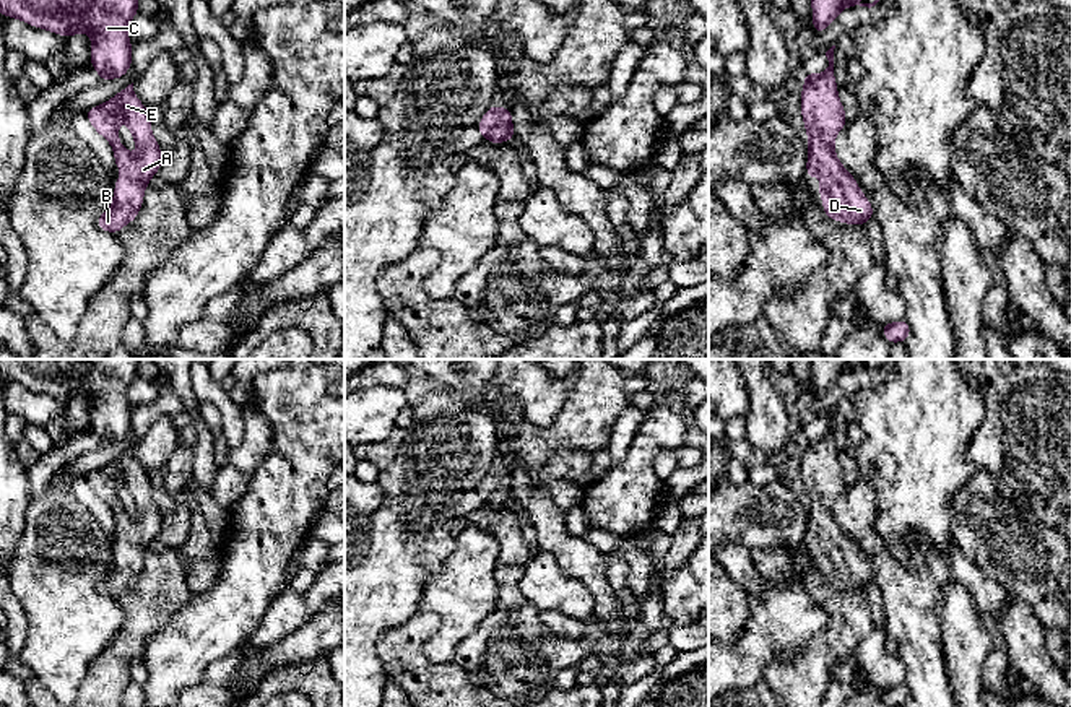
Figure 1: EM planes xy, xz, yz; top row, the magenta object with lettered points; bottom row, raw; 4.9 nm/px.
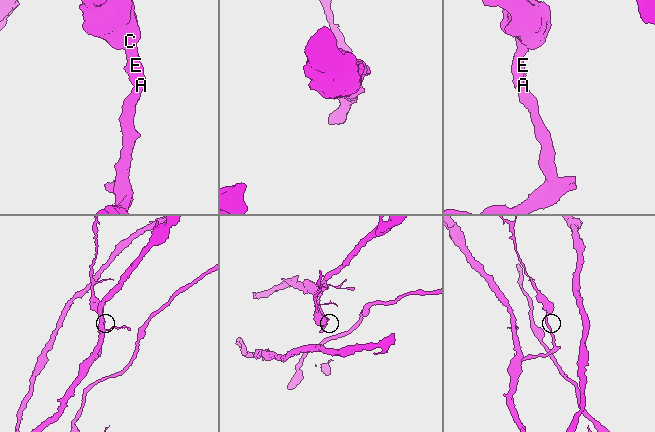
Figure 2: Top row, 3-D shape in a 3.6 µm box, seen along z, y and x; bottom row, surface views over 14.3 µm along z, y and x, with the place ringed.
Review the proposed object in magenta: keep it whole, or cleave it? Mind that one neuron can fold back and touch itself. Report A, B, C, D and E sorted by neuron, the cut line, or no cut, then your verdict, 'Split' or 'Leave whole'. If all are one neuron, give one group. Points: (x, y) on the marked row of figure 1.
Groups: A B C D E. No split. Leave whole

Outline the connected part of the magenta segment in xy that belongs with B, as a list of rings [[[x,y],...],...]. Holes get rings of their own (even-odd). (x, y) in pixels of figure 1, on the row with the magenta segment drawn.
[[[133,83],[107,102],[86,112],[88,120],[112,146],[117,169],[124,174],[115,180],[111,206],[98,218],[102,231],[119,232],[138,215],[145,189],[161,167],[161,148],[151,133],[150,111],[133,93]],[[119,120],[130,128],[138,151],[128,153],[119,141]]]

